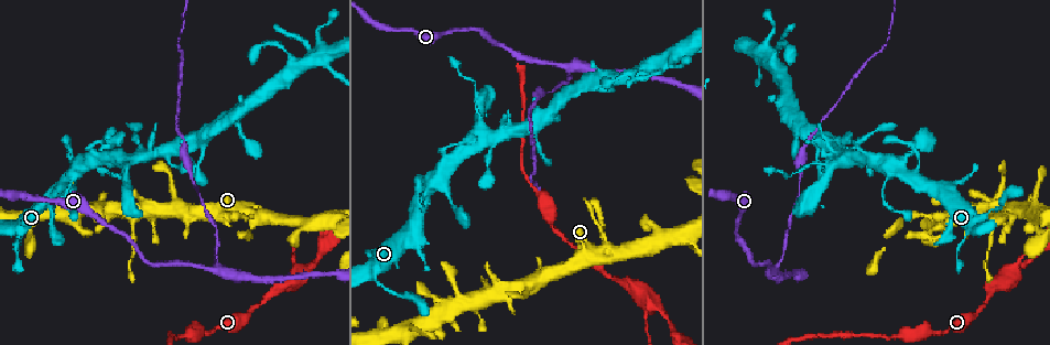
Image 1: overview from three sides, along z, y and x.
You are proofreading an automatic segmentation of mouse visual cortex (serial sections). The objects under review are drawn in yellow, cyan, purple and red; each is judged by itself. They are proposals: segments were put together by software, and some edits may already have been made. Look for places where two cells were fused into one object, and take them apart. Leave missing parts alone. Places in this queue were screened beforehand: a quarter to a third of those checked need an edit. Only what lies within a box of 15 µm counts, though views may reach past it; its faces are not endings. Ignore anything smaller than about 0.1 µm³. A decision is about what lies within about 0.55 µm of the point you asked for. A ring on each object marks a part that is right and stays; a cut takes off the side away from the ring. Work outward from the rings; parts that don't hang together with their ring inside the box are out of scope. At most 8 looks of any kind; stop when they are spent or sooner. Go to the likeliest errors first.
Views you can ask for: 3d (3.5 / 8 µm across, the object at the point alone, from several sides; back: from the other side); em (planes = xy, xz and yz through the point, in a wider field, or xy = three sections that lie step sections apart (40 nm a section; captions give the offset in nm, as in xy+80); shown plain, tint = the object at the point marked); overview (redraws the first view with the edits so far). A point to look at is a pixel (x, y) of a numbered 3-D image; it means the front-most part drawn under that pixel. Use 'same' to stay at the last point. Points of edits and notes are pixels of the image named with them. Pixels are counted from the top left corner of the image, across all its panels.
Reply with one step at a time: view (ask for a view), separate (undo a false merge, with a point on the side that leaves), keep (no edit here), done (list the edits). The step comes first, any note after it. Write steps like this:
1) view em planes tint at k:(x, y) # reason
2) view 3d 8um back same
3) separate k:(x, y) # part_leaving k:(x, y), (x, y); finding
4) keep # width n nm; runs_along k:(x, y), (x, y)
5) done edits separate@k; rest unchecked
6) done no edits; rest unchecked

view em xy step 1 tint at 1:(374, 277) # abrupt turn

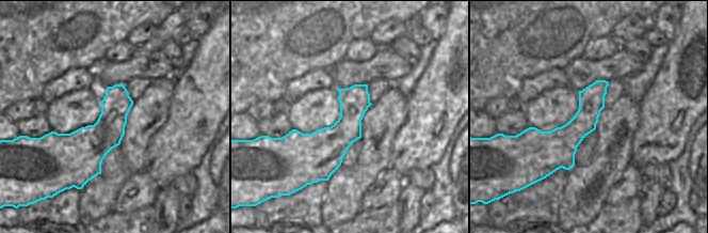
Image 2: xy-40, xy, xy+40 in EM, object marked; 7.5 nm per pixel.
view 3d 3.5um same # wider look

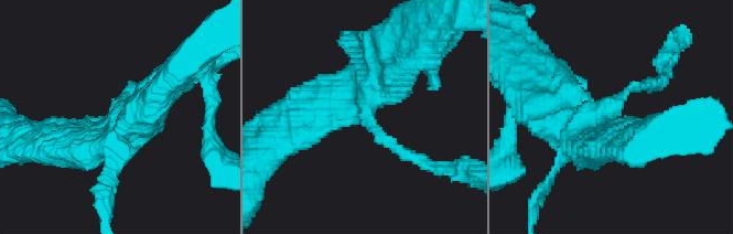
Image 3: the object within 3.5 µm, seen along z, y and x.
keep # runs_along 3:(394, 44), (366, 120), (410, 157); one cell here

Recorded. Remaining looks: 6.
view 3d 8um at 1:(774, 268) # sudden change in width

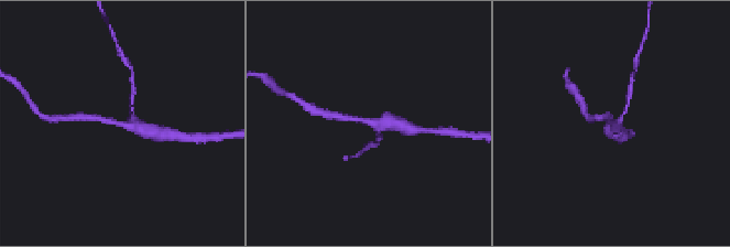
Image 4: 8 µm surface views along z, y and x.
view 3d 3.5um back at 4:(379, 126) # closer look

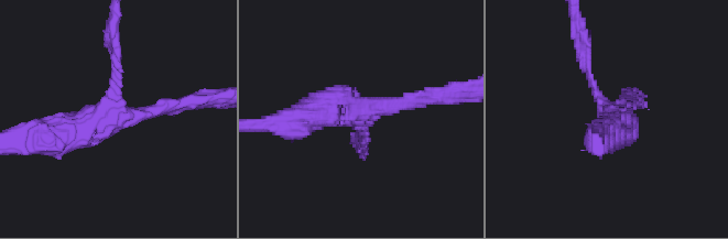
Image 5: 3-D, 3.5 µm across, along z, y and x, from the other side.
view em planes tint at 5:(368, 111) # arms 3; arm_widths 100, 200, 400 nm; shape alone is not enough

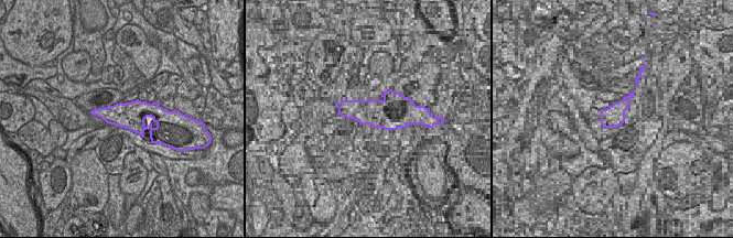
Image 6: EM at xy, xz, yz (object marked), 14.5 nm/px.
keep # runs_along 5:(187, 101), (89, 111), (58, 139); one cell here

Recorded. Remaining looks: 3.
view 3d 8um at 1:(1034, 202) # abrupt turn

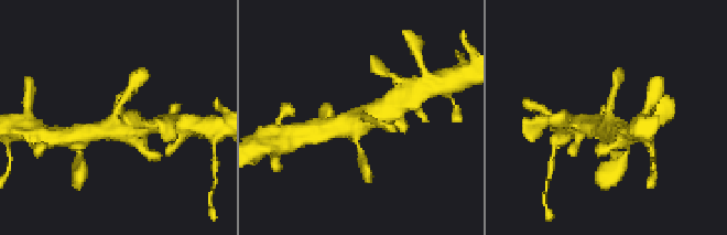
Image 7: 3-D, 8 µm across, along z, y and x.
view 3d 3.5um at 7:(113, 118) # closer look

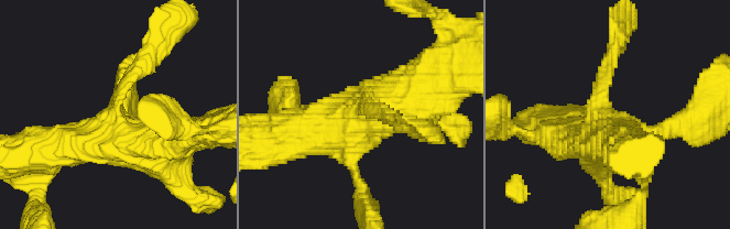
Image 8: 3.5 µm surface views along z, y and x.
view em xy step 1 tint at 8:(605, 111) # now the EM

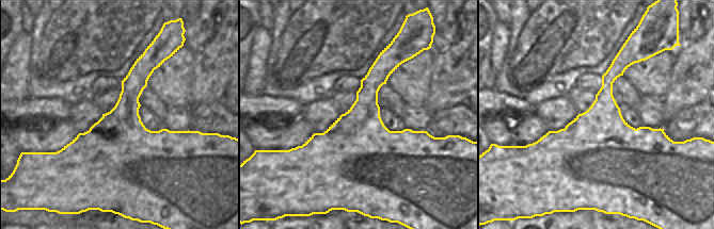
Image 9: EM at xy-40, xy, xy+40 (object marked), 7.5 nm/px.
keep # runs_along 8:(431, 86), (403, 106), (298, 129); one cell here

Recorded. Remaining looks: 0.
done no edits; rest unchecked

